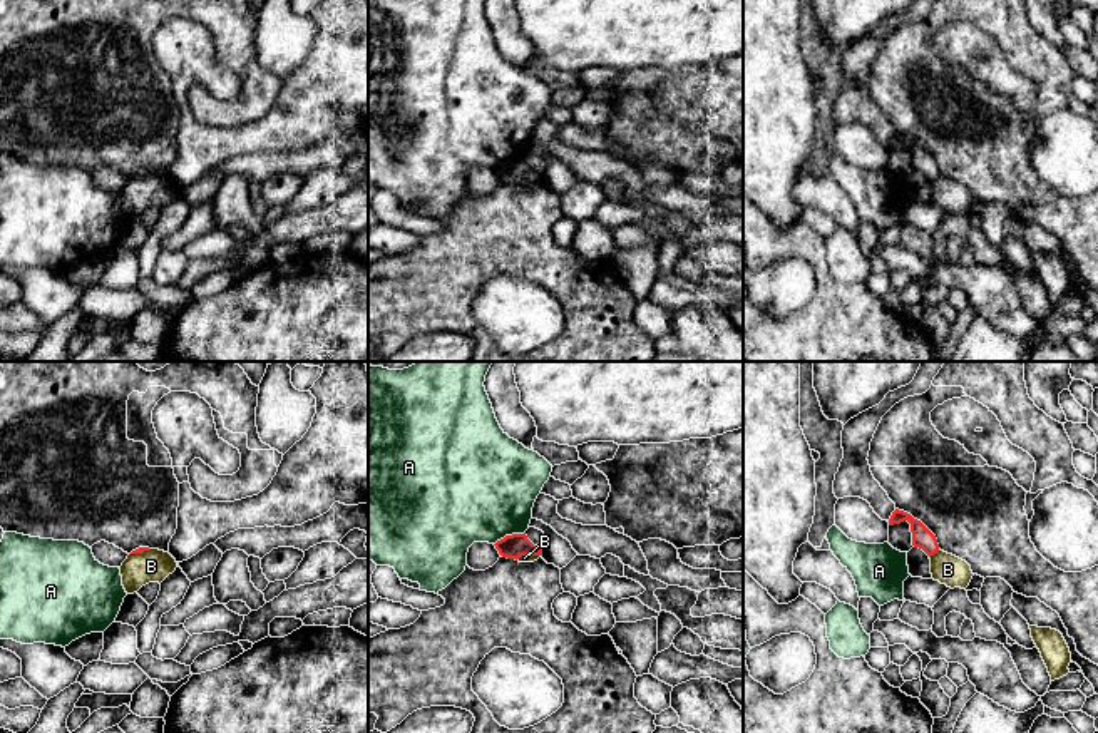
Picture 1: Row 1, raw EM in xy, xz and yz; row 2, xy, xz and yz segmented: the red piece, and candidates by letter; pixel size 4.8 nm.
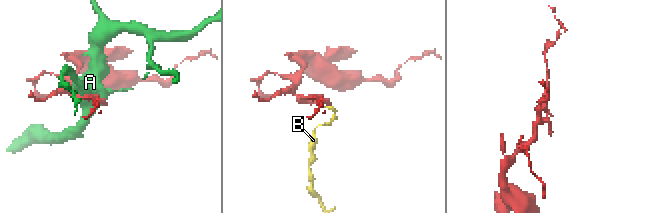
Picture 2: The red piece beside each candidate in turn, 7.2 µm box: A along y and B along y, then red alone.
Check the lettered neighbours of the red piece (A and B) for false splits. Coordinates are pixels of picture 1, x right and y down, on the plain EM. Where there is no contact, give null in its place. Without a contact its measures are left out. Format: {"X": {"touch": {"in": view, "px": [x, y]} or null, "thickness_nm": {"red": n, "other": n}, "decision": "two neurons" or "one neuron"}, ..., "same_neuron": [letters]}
{"A": {"touch": {"in": "xz", "px": [509, 161]}, "thickness_nm": {"red": 120, "other": 480}, "decision": "two neurons"}, "B": {"touch": {"in": "yz", "px": [934, 178]}, "thickness_nm": {"red": 100, "other": 150}, "decision": "two neurons"}, "same_neuron": []}

